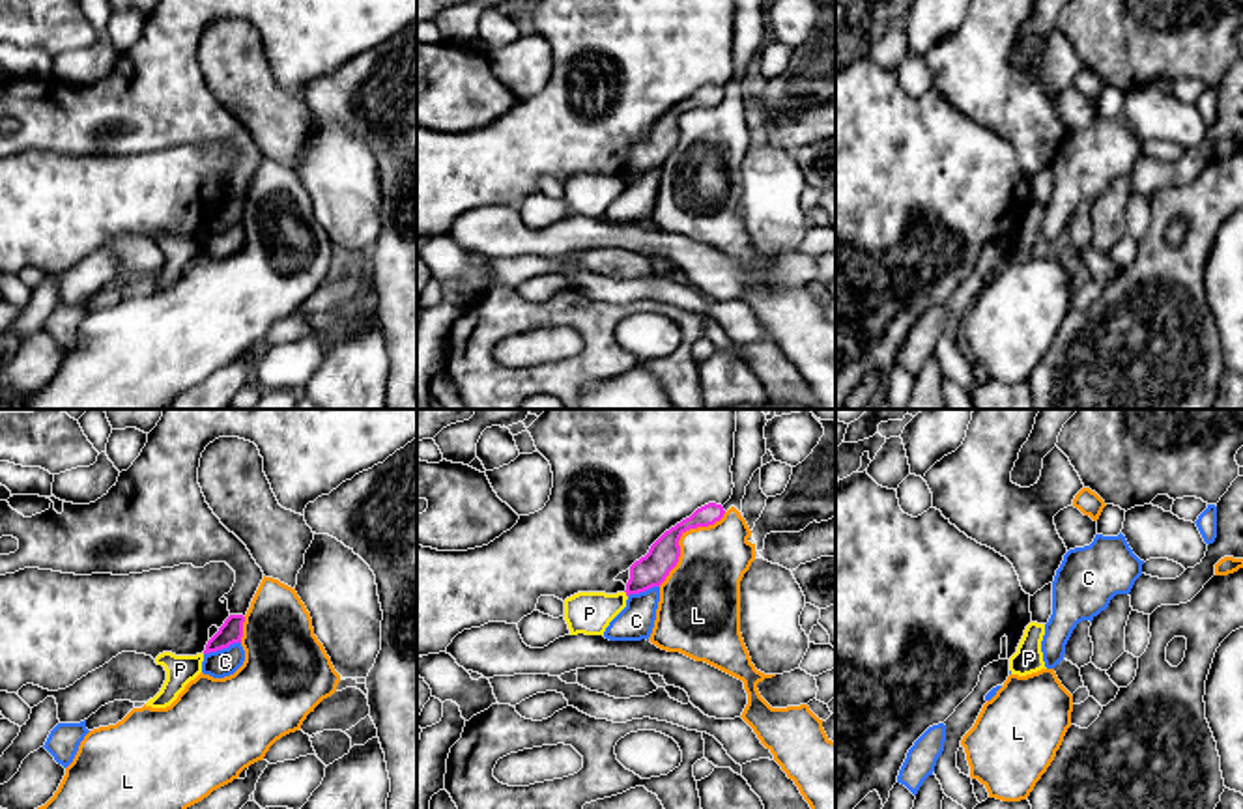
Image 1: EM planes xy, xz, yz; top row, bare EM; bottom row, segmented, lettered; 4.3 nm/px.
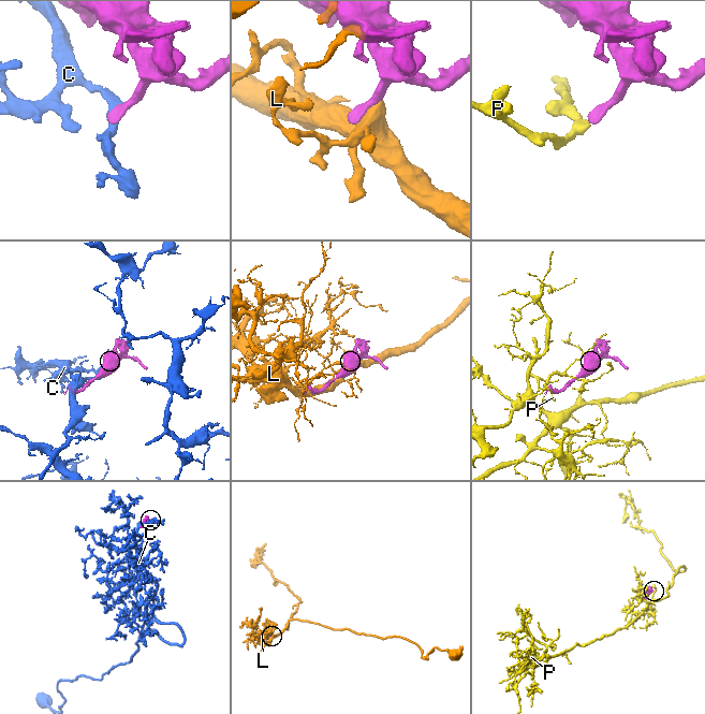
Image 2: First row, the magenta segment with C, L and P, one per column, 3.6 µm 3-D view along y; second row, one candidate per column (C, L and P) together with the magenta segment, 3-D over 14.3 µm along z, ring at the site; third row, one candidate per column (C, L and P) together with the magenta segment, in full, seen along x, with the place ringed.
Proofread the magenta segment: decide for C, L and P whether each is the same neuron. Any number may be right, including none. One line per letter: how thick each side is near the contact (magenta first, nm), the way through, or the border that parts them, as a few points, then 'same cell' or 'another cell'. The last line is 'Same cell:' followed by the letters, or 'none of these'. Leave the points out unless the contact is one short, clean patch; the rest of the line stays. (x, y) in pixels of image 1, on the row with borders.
C: 100/120 nm | another cell
L: 140/320 nm | another cell
P: 140/180 nm | along xz (625, 591), (627, 596) | another cell
Same cell: none of these

